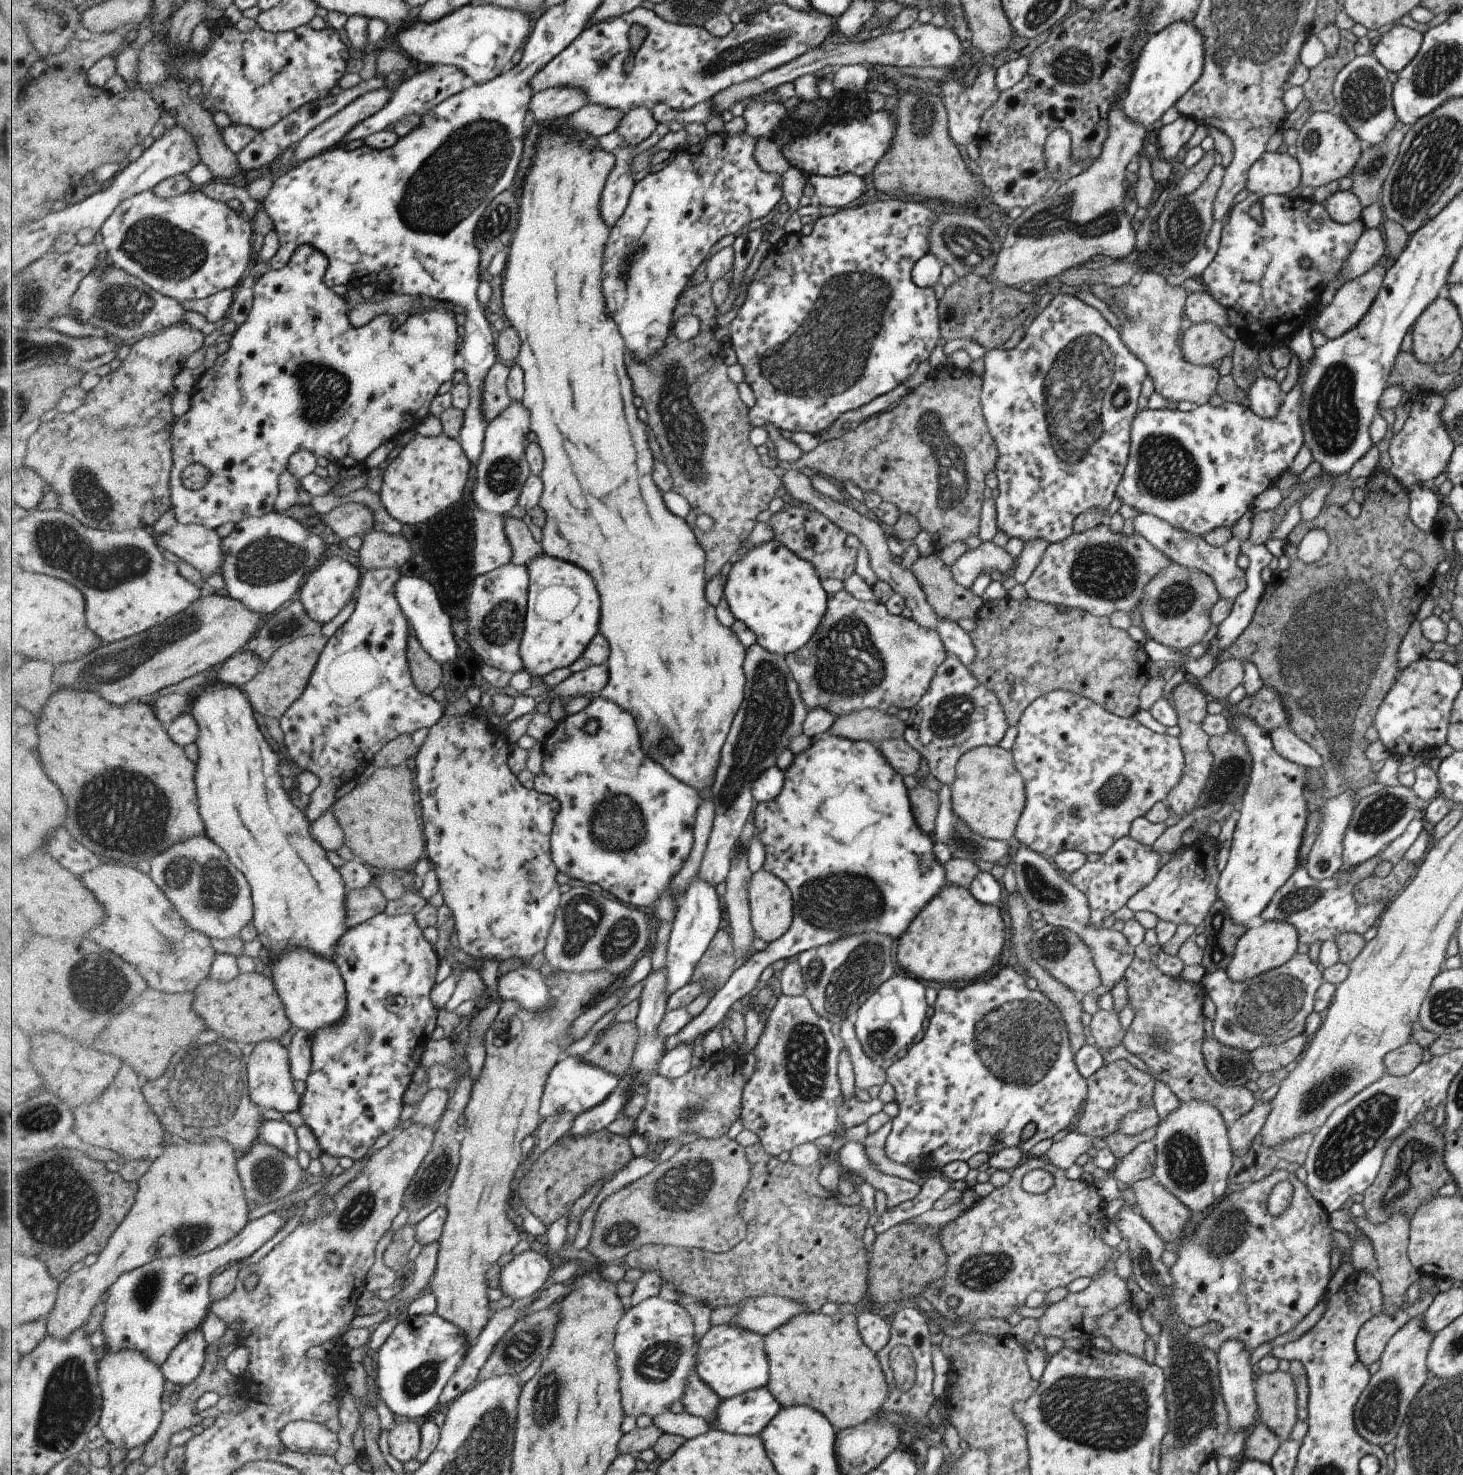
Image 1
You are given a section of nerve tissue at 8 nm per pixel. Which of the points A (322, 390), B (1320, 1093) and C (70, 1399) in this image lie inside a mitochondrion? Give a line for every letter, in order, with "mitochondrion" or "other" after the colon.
A: mitochondrion
B: mitochondrion
C: mitochondrion

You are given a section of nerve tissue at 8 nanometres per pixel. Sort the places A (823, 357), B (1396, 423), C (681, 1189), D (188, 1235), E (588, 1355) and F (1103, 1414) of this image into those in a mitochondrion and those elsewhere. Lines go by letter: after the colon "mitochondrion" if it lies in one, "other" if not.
A: mitochondrion
B: other
C: mitochondrion
D: mitochondrion
E: other
F: mitochondrion

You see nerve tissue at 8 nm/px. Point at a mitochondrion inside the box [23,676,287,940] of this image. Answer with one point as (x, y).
(146, 825)

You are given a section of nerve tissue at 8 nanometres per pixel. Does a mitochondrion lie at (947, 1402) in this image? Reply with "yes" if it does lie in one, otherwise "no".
no

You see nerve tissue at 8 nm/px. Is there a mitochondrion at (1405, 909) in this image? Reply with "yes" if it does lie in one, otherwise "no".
no

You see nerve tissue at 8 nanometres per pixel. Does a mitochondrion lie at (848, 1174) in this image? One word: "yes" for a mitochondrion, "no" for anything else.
no

